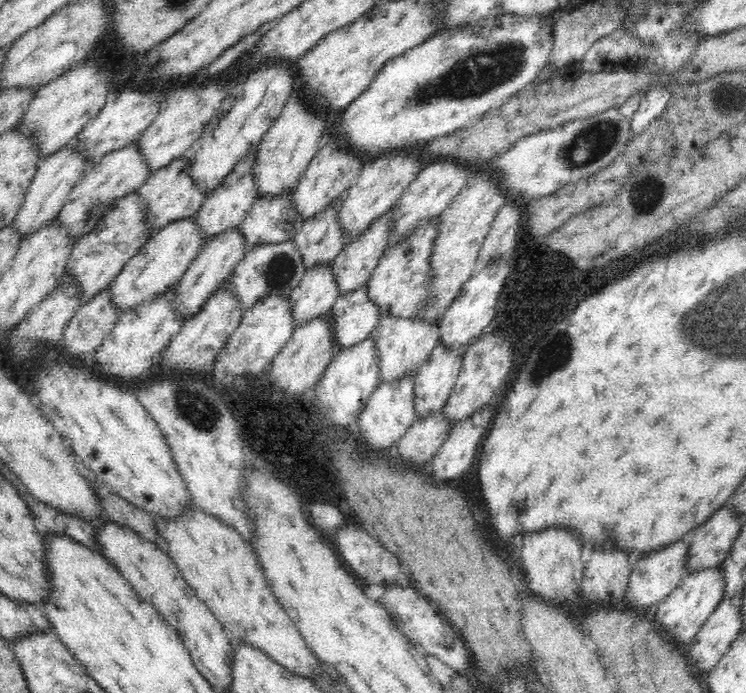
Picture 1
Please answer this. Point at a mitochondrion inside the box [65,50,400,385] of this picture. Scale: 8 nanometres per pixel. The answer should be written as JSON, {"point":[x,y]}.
{"point":[281,268]}

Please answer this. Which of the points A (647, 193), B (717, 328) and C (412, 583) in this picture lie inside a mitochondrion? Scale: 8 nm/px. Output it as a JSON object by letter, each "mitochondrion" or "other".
{"A":"mitochondrion","B":"mitochondrion","C":"other"}

